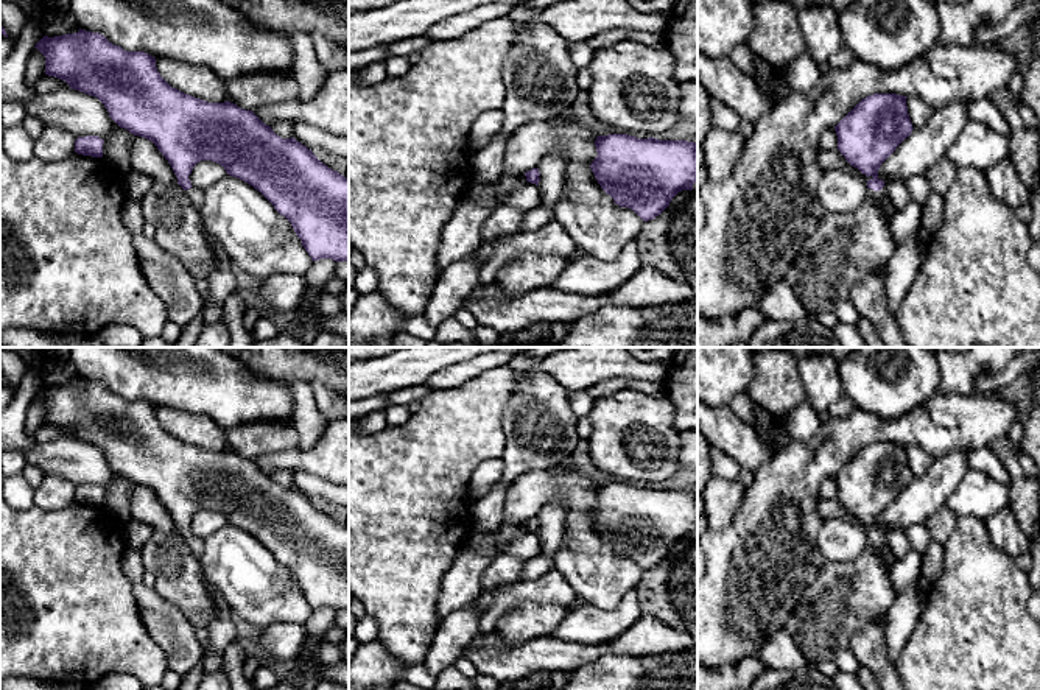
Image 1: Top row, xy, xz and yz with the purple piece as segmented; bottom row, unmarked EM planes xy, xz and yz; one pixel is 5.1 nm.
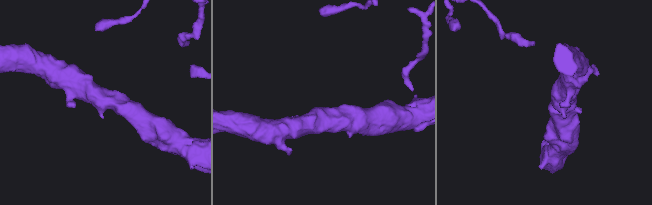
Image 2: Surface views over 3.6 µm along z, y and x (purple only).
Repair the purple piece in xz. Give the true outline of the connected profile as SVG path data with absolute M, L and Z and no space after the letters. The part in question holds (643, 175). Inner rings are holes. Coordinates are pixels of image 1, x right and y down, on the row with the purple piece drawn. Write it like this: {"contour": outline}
{"contour": "M627 134L598 136L598 156L590 168L620 207L632 209L643 221L659 217L682 190L693 190L697 181L697 143L687 140L637 139Z"}

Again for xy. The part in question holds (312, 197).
{"contour": "M79 28L73 34L44 36L34 48L45 56L45 75L97 97L120 128L151 140L198 212L202 190L191 185L191 170L201 160L212 160L229 176L258 190L291 223L313 262L349 262L349 179L322 164L294 137L279 137L252 111L230 101L207 103L171 87L157 72L156 58L145 51L126 51L100 33Z"}

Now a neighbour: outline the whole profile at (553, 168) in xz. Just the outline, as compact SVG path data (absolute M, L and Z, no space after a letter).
M554 151L548 154L539 164L539 190L540 190L540 207L553 209L556 207L557 199L562 196L565 188L565 173L567 173L568 159L564 153Z

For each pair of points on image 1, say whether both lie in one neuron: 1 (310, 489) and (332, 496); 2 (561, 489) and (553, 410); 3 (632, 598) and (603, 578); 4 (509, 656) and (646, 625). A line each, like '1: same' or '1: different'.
1: same
2: different
3: different
4: same

